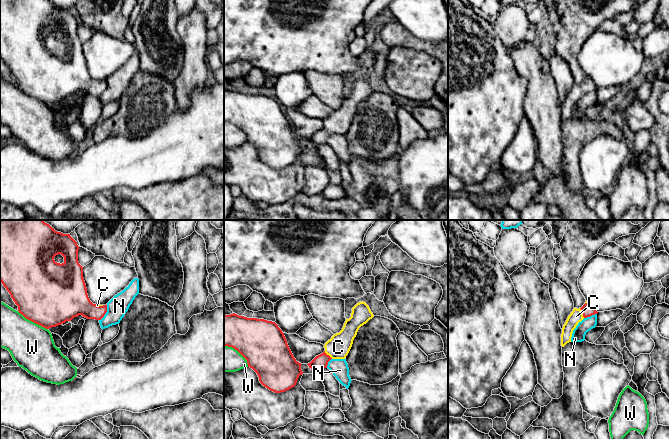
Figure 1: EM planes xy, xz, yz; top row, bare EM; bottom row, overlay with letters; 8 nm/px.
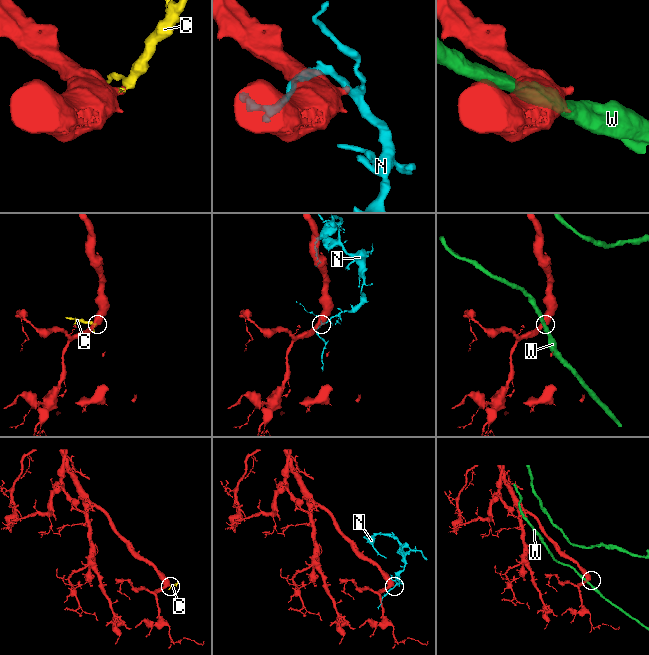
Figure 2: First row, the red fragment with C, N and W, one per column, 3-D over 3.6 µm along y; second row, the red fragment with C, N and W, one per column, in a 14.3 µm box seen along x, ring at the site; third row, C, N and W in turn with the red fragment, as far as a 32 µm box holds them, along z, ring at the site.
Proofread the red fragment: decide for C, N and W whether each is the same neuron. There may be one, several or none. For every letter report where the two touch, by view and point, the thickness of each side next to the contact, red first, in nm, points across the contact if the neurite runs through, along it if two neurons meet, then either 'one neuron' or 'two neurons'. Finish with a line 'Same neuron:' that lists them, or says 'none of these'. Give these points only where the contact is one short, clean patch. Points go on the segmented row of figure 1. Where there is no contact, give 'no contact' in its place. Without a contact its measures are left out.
C: contact yz (582, 313); calibres 100 and 110 nm; way yz (587, 309), (582, 313), (576, 316); one neuron
N: contact xy (105, 313); calibres 220 and 160 nm; border xy (107, 305), (107, 311), (99, 320); two neurons
W: contact xy (33, 321); calibres 500 and 360 nm; two neurons
Same neuron: C

